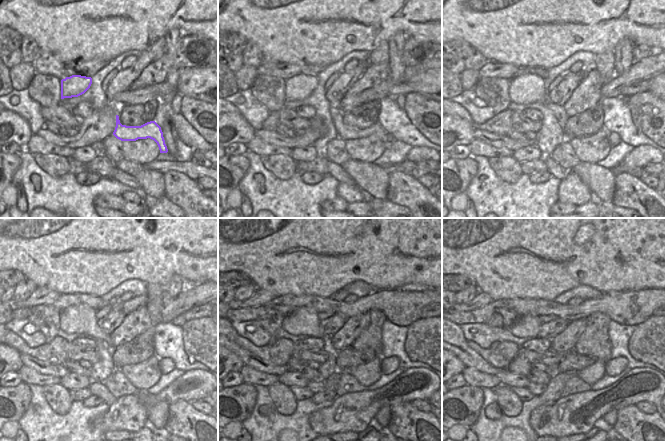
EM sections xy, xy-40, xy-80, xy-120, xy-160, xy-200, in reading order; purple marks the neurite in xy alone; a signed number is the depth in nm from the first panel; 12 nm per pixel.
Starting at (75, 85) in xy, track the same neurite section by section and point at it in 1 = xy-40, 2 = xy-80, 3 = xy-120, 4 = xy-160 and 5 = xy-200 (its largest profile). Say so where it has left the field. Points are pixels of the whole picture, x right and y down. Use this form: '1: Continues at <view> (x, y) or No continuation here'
1: Continues at xy-40 (301, 86)
2: Continues at xy-80 (528, 88)
3: Continues at xy-120 (81, 319)
4: Continues at xy-160 (303, 321)
5: Continues at xy-200 (527, 326).

